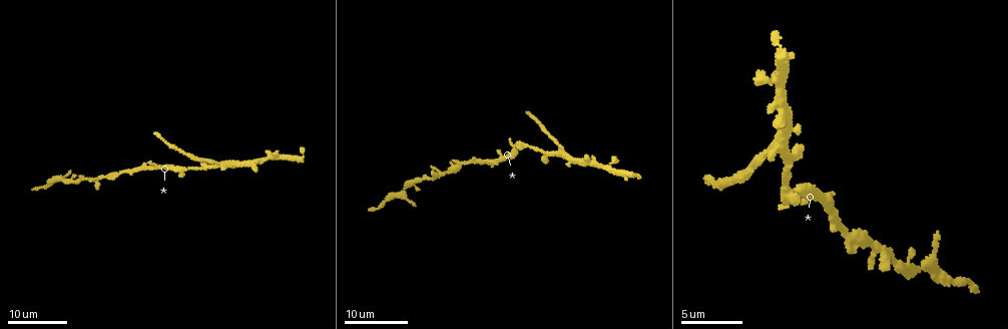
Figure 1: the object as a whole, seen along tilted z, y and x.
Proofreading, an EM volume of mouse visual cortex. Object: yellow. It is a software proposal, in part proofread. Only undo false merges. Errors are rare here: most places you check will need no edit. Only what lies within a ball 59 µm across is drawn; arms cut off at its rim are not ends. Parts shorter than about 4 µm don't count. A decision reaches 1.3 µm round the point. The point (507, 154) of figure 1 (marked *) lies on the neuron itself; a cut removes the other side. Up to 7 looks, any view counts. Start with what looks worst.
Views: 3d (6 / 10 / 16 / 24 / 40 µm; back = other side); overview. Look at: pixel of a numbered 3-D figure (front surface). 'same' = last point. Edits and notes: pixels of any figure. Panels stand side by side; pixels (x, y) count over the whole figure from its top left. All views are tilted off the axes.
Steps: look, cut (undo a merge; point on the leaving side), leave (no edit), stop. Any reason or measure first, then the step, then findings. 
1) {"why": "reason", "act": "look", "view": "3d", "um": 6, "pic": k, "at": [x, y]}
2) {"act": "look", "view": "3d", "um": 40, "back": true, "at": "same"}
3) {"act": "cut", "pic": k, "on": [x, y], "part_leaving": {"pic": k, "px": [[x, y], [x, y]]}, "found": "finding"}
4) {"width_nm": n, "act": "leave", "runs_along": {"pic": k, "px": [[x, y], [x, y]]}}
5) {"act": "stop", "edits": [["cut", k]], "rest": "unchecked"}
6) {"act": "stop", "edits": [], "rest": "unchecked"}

{"why": "thick turns thin", "act": "look", "view": "3d", "um": 16, "pic": 1, "at": [885, 253]}

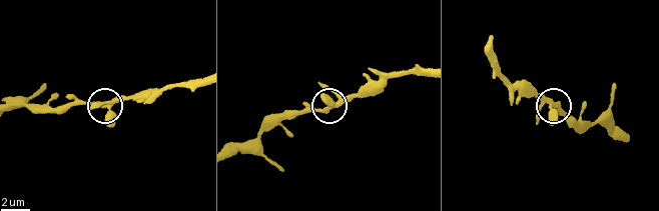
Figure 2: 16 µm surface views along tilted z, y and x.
{"act": "look", "view": "3d", "um": 6, "pic": 2, "at": [556, 105]}

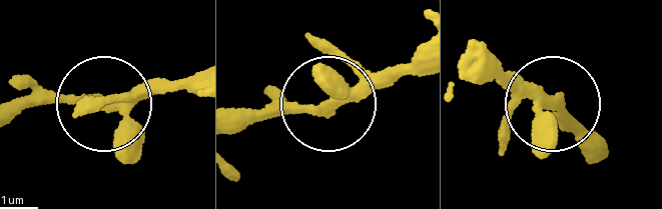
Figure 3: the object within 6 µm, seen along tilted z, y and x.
{"width_nm": 270, "act": "leave", "runs_along": {"pic": 3, "px": [[195, 88], [12, 111]]}, "found": "all the same neuron"}

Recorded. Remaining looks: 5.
{"act": "look", "view": "3d", "um": 16, "pic": 1, "at": [219, 163]}

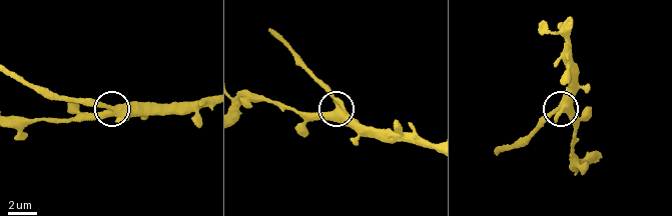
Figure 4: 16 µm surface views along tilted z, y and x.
{"act": "look", "view": "3d", "um": 10, "pic": 4, "at": [114, 111]}

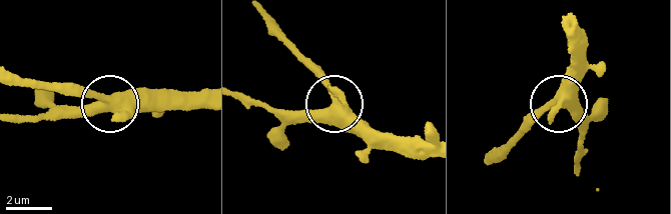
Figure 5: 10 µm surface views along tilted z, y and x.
{"act": "leave", "found": "one neuron here"}

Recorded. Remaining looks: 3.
{"why": "thick turns thin", "act": "look", "view": "3d", "um": 24, "pic": 1, "at": [541, 127]}

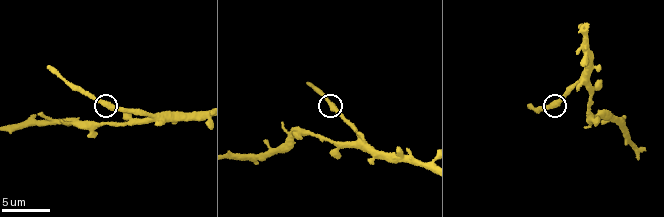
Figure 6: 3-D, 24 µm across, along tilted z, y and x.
{"act": "look", "view": "3d", "um": 6, "pic": 6, "at": [104, 103]}

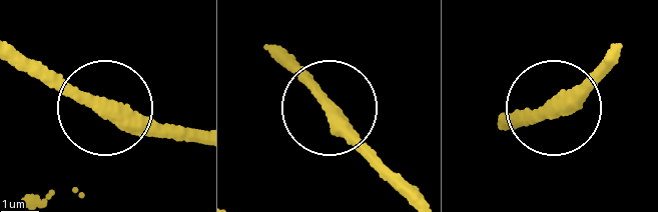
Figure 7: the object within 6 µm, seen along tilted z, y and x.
{"act": "leave", "found": "one neuron here"}

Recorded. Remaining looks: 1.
{"act": "stop", "edits": [], "rest": "unchecked"}

